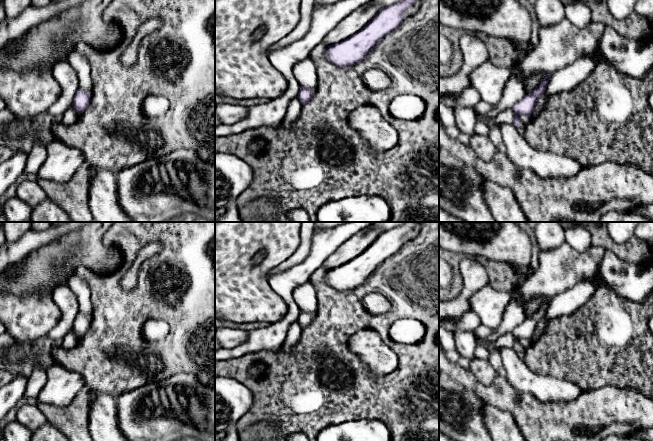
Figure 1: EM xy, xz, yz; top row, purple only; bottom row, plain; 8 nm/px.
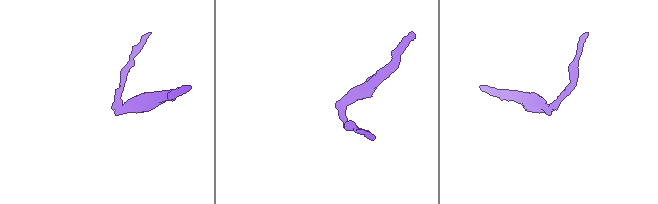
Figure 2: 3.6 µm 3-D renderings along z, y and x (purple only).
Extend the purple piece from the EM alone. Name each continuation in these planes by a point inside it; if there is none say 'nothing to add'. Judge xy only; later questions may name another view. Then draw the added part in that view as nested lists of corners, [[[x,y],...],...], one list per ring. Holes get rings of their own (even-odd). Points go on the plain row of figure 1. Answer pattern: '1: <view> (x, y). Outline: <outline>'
1: xy (70, 340). Outline: [[[71,329],[62,339],[62,348],[71,349],[75,347],[79,342],[77,335]]]

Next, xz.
1: xz (293, 336). Outline: [[[298,321],[293,323],[288,329],[286,340],[284,343],[284,348],[288,354],[294,351],[297,343],[300,341],[302,329],[303,328],[300,326]]]

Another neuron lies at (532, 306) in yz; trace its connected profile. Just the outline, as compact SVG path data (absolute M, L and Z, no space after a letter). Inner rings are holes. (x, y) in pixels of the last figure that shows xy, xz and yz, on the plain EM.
M539 297L536 299L531 299L528 302L524 304L524 309L526 313L526 317L531 318L538 310L539 308L544 304L544 302L548 298L546 297Z

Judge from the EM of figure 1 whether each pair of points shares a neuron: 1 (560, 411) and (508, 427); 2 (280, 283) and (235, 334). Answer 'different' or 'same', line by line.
1: different
2: different

